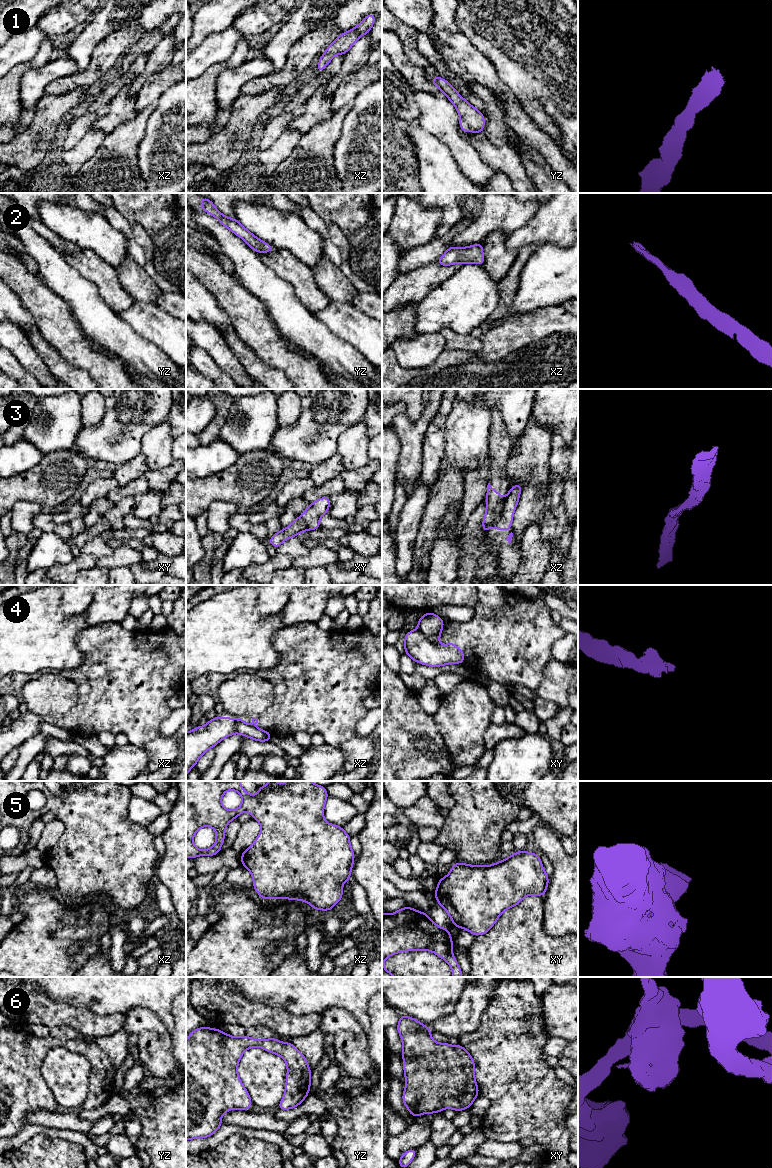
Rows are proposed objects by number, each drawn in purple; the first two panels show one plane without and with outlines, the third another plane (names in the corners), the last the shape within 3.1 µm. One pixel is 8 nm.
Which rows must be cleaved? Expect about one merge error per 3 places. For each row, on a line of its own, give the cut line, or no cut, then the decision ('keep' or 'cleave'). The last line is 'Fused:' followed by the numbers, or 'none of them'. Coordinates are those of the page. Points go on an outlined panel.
1: no cut; keep
2: no cut; keep
3: cut in xz along (504, 499), (499, 517), (493, 524); cleave
4: cut in xy along (417, 629), (431, 641), (439, 644); cleave
5: no cut; keep
6: no cut; keep
Fused: 3, 4

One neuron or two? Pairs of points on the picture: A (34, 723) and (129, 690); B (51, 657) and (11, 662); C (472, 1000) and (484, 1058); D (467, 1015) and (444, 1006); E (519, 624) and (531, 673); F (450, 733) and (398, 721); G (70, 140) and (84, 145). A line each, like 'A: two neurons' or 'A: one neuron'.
A: one neuron
B: one neuron
C: two neurons
D: two neurons
E: one neuron
F: two neurons
G: two neurons

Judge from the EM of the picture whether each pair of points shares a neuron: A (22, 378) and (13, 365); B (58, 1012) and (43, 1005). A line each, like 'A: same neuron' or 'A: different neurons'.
A: same neuron
B: same neuron

